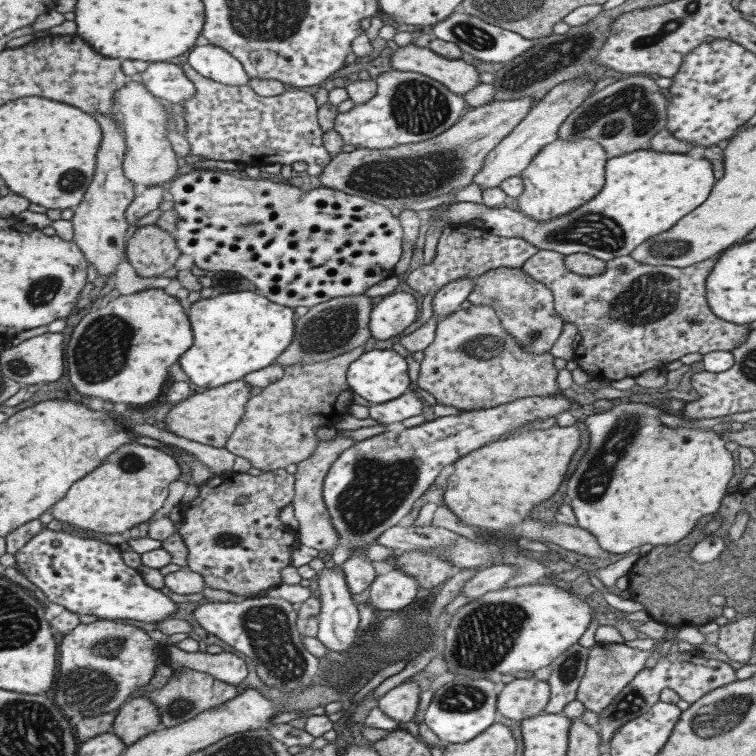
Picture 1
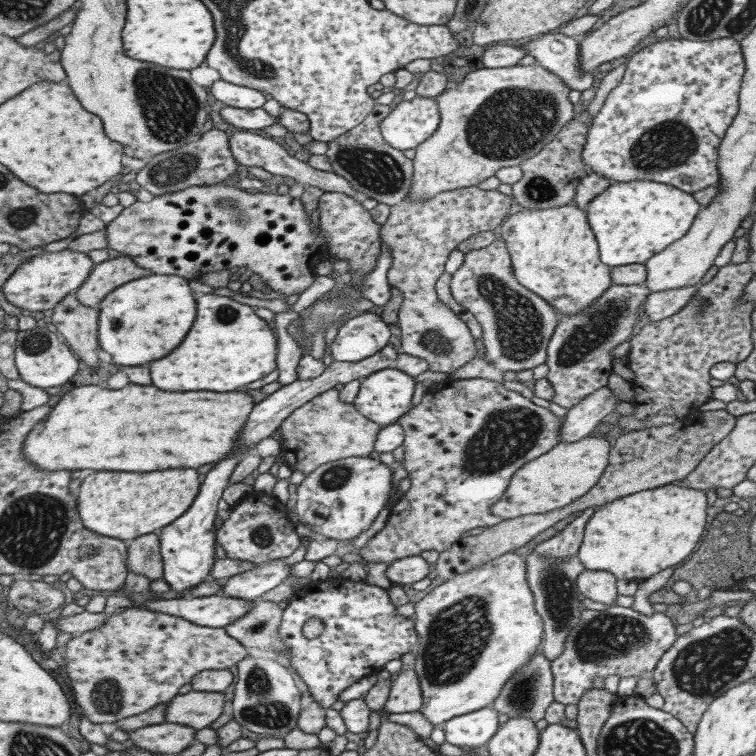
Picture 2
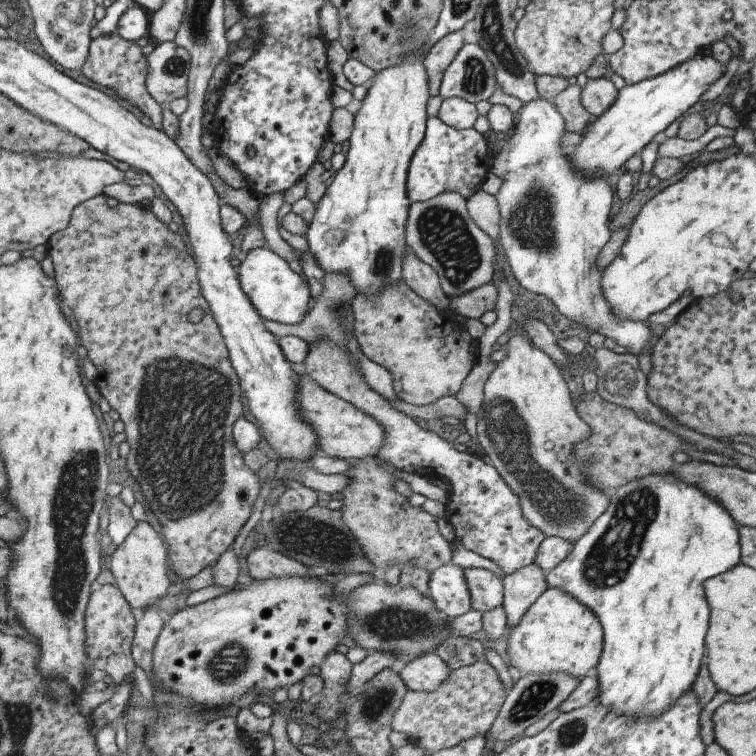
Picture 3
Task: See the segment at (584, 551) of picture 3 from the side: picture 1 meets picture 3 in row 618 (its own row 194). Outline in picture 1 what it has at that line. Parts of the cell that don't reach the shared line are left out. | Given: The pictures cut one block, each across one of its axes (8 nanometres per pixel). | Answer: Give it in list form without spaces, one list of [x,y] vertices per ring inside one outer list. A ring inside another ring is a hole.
[[[647,147],[633,152],[625,152],[621,156],[611,157],[604,166],[604,183],[601,190],[585,204],[575,210],[556,216],[551,220],[533,220],[522,214],[520,210],[509,208],[487,207],[481,203],[457,201],[446,209],[433,207],[427,210],[430,220],[446,220],[456,224],[469,222],[474,218],[483,220],[483,227],[495,236],[524,238],[538,250],[558,252],[563,256],[568,254],[590,254],[599,260],[611,260],[619,256],[627,256],[632,250],[648,238],[671,228],[681,216],[697,208],[709,194],[715,182],[711,164],[704,158],[692,159],[681,152],[655,152]]]

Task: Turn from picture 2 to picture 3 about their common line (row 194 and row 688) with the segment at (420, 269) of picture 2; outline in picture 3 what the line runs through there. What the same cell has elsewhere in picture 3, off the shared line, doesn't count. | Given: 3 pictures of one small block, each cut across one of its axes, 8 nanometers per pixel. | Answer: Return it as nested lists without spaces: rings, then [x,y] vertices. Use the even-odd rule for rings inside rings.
[[[485,659],[450,670],[434,691],[404,692],[393,713],[390,730],[407,736],[409,743],[427,752],[450,749],[477,735],[485,736],[508,695],[497,672]]]

